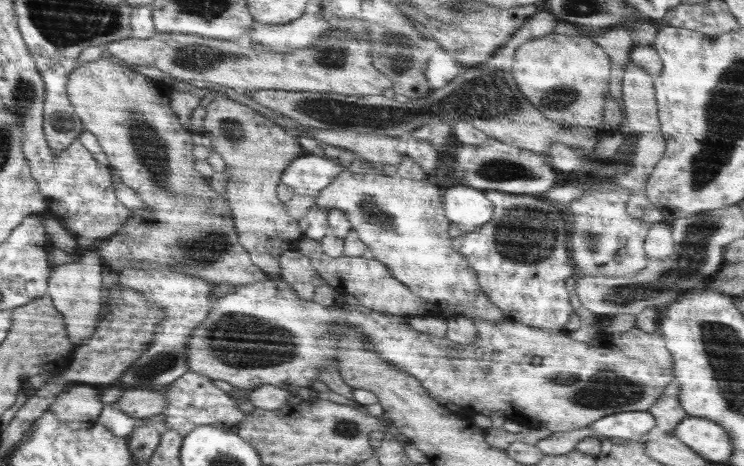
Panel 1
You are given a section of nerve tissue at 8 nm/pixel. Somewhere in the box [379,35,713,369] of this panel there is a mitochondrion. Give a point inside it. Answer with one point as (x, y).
(515, 236)

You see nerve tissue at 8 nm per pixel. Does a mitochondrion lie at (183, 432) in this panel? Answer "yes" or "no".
no

